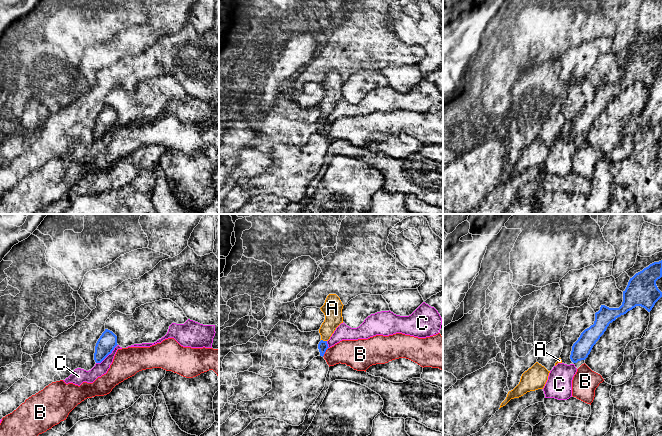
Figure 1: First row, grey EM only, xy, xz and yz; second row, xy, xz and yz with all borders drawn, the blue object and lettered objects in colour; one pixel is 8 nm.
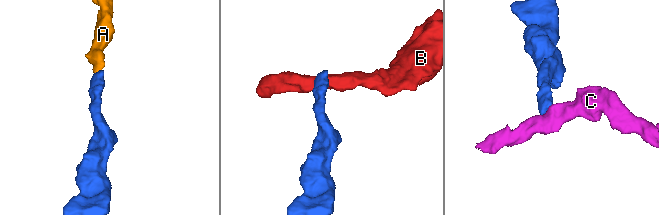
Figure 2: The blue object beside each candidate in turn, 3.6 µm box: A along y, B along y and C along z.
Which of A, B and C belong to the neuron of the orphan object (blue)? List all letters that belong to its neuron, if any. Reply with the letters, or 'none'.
A

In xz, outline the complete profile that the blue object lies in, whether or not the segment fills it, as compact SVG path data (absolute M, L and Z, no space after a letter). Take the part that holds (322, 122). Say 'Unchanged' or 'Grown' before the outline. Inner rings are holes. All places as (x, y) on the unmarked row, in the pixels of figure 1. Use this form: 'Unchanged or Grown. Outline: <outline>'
Grown. Outline: M329 70L324 81L320 84L325 91L325 96L322 99L319 109L321 117L318 120L320 132L324 132L329 124L327 117L330 115L336 104L343 99L342 85L343 80L336 70Z

